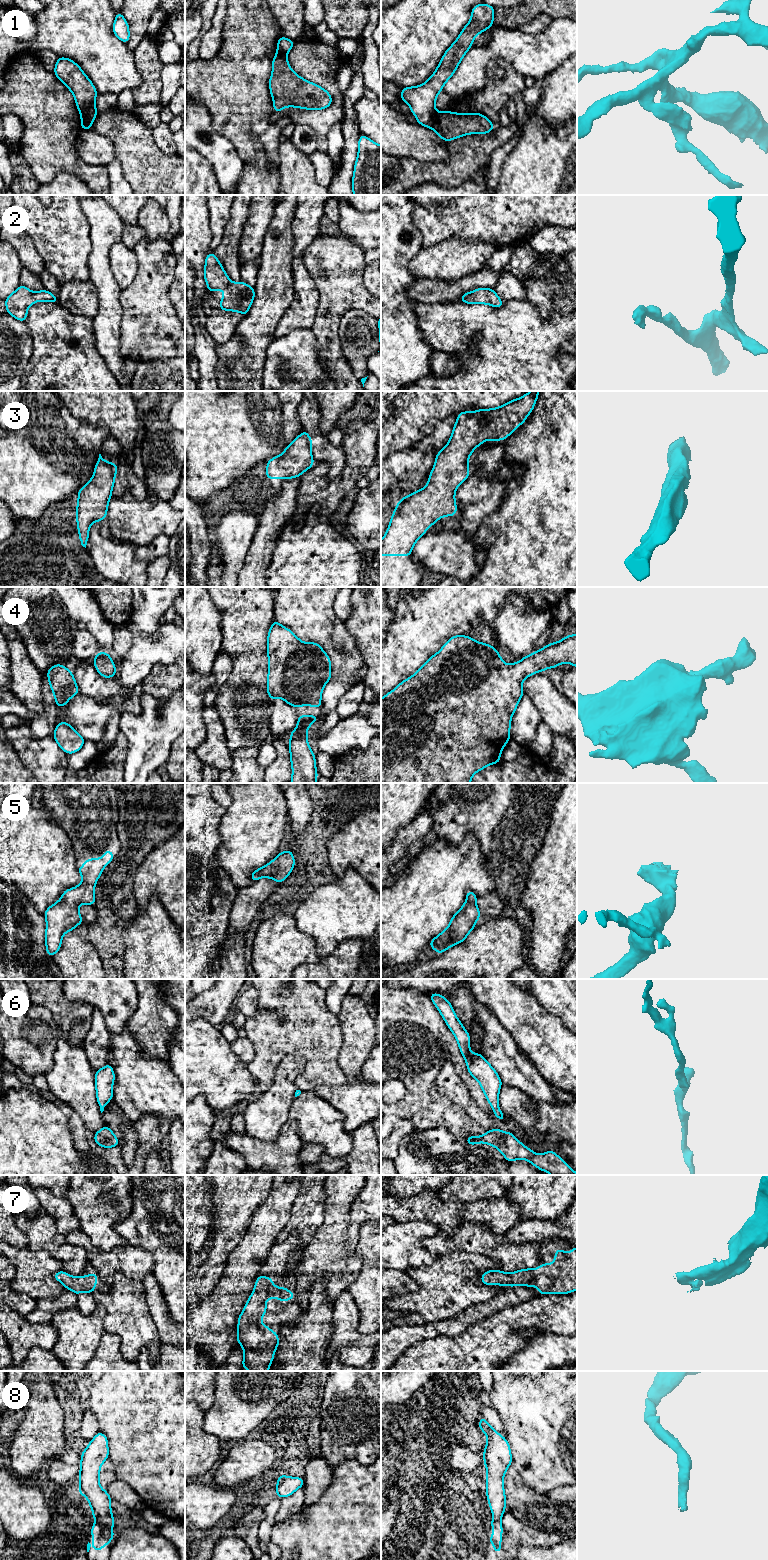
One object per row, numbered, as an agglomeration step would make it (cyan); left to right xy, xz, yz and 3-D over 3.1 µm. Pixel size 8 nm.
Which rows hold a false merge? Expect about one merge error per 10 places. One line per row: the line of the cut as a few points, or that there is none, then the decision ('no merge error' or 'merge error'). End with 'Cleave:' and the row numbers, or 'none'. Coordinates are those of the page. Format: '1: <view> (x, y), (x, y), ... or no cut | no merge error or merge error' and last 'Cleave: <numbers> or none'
1: yz (437, 112), (431, 127) | merge error
2: no cut | no merge error
3: no cut | no merge error
4: no cut | no merge error
5: no cut | no merge error
6: no cut | no merge error
7: no cut | no merge error
8: no cut | no merge error
Cleave: 1

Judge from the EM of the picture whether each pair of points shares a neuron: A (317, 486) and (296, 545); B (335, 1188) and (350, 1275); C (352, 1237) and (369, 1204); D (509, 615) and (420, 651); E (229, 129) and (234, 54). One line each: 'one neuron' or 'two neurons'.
A: two neurons
B: one neuron
C: one neuron
D: two neurons
E: one neuron

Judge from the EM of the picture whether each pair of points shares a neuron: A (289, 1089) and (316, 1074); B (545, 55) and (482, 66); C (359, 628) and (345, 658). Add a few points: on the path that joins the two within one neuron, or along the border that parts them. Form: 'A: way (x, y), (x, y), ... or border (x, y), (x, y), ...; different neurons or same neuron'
A: border (304, 1063), (304, 1069), (295, 1080), (296, 1089); different neurons
B: way (529, 53), (497, 53); same neuron
C: border (343, 621), (355, 639), (363, 660); different neurons

